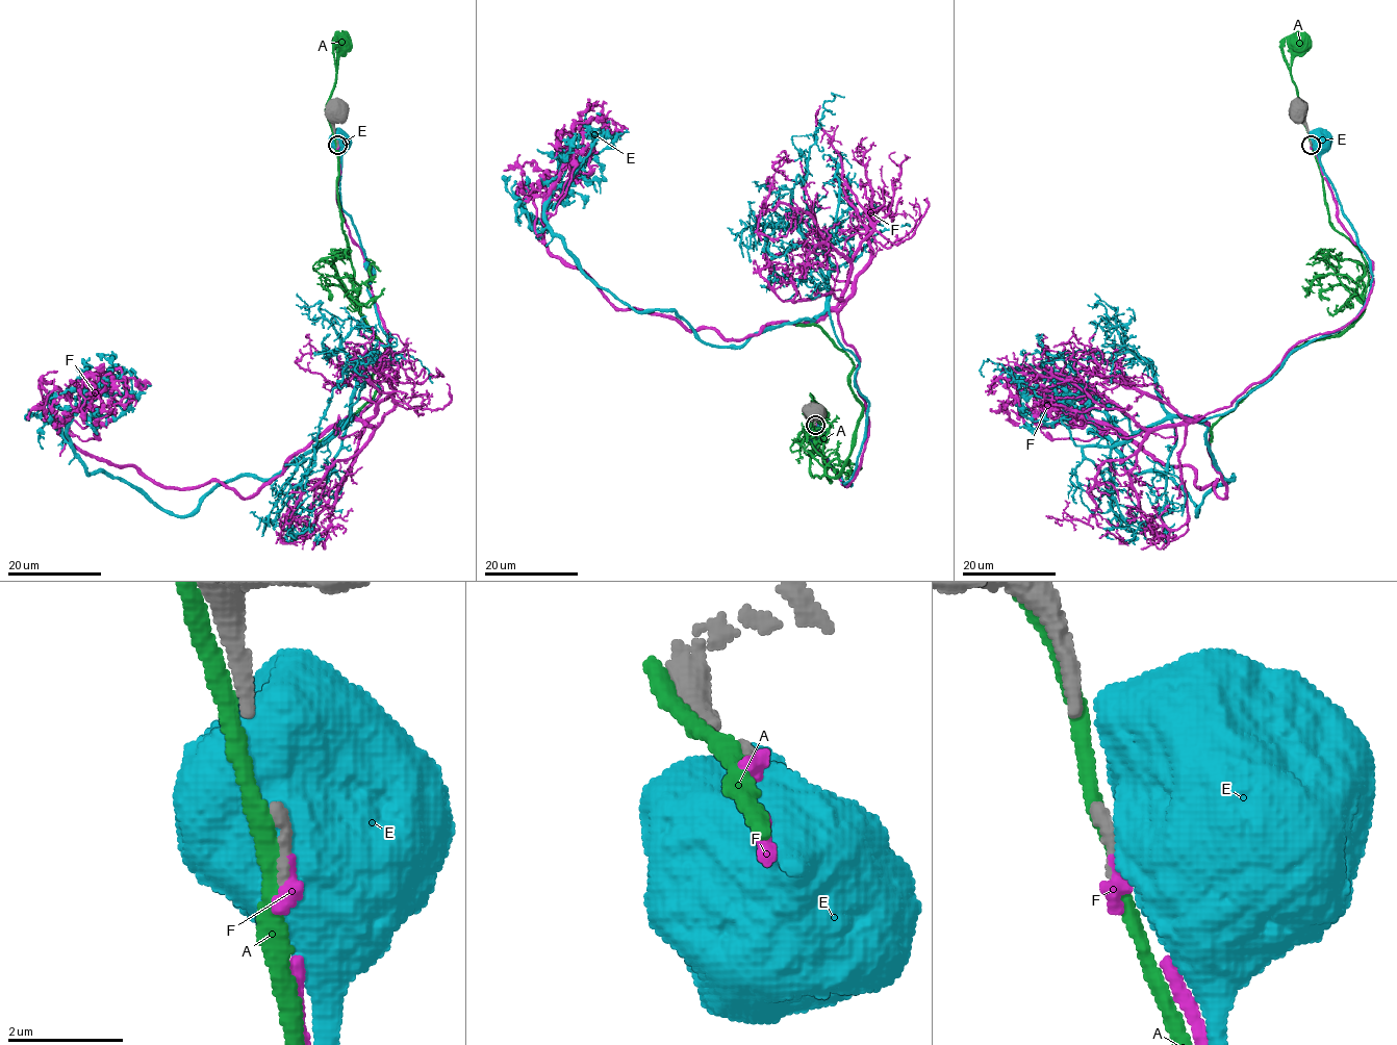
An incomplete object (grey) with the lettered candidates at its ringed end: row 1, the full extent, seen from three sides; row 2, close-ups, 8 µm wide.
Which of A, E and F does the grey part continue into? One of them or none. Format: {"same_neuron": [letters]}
{"same_neuron": ["F"]}

